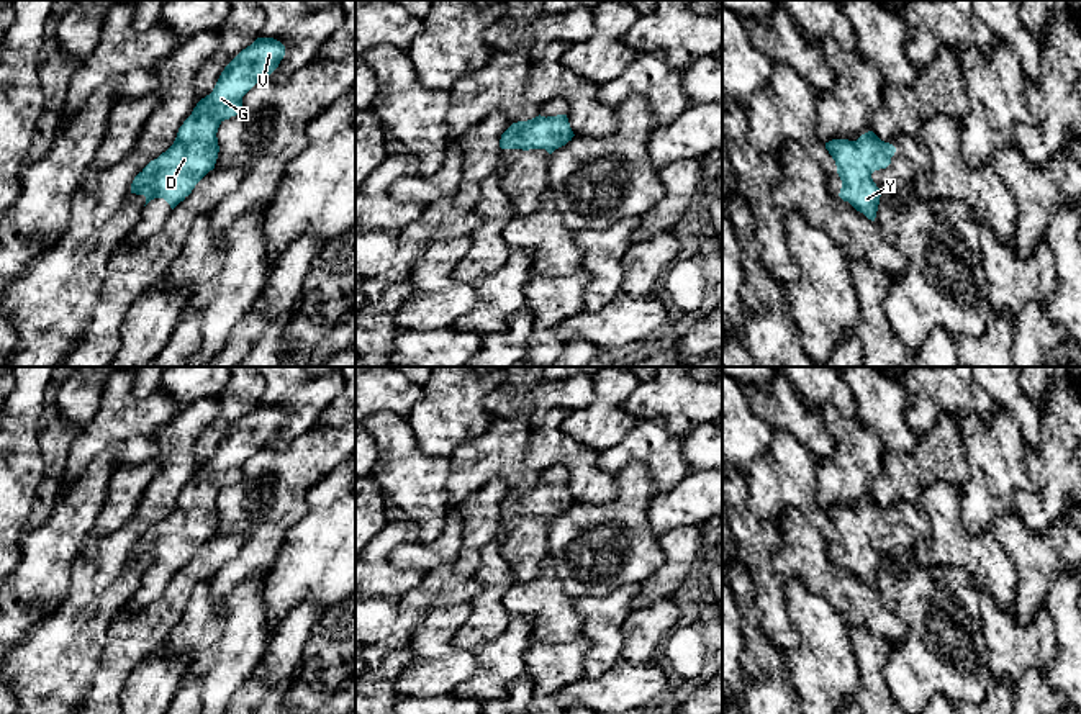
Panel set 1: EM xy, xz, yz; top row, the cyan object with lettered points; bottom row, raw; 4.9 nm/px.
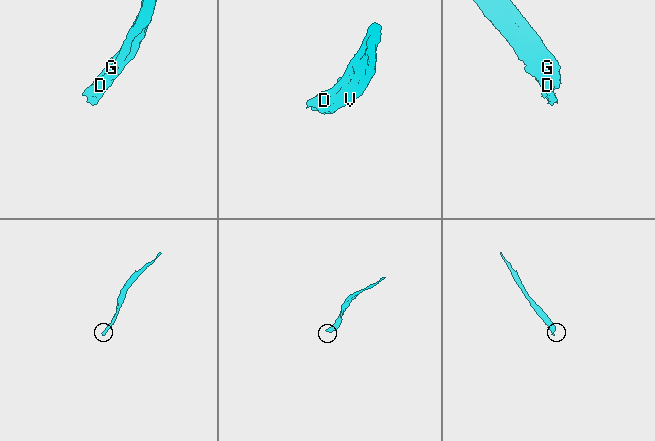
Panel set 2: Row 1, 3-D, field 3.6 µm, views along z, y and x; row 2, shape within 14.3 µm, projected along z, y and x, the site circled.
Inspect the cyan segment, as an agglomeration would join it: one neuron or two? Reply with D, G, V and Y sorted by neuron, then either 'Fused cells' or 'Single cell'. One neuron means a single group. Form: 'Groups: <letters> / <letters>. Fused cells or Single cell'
Groups: D G V Y. Single cell

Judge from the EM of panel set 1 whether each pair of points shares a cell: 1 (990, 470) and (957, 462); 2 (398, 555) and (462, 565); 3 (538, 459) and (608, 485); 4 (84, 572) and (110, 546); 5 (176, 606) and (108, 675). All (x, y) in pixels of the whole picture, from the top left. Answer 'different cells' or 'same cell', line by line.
1: different cells
2: different cells
3: same cell
4: different cells
5: same cell

